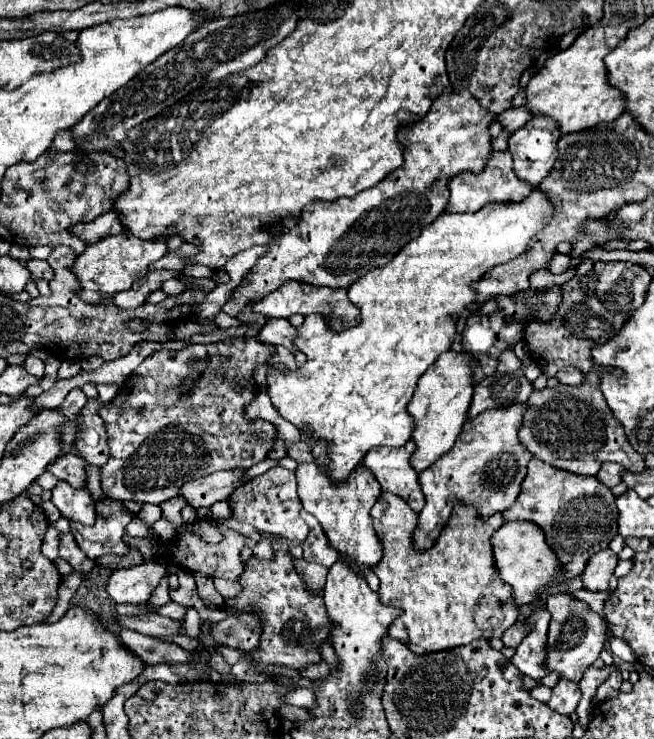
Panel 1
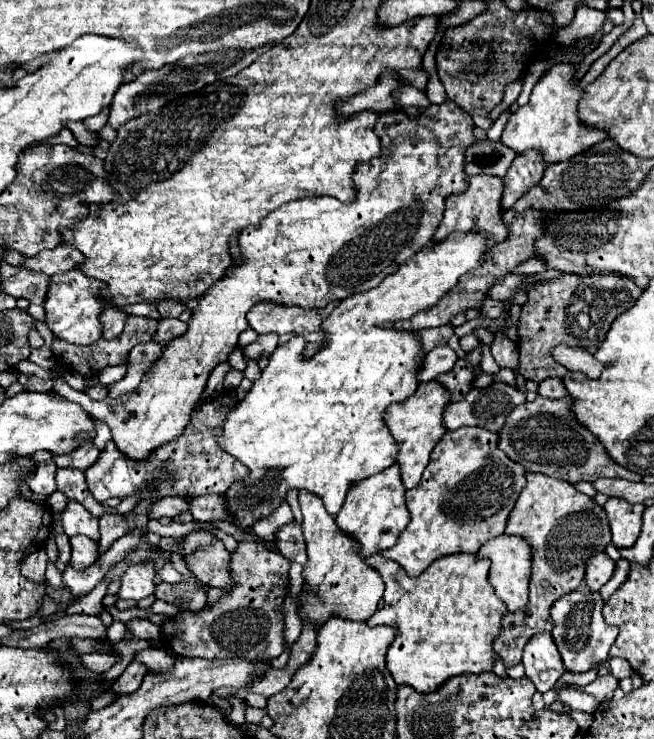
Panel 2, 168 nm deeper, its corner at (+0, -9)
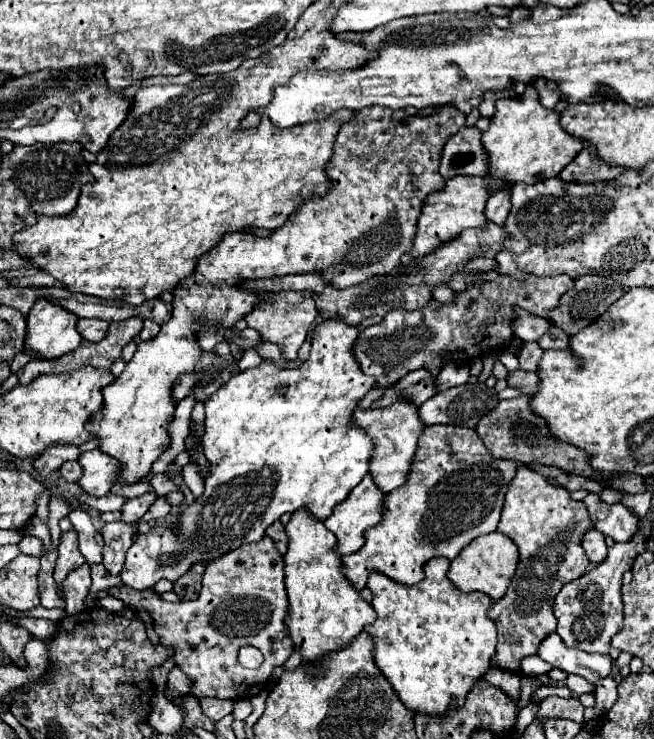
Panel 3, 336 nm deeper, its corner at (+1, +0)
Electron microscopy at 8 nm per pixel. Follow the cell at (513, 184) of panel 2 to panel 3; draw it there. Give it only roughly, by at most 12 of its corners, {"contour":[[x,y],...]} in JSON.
{"contour":[[511,185],[487,199],[485,215],[503,225],[511,207]]}

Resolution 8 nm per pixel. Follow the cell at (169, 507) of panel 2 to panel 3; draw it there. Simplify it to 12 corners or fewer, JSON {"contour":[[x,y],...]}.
{"contour":[[155,493],[127,499],[121,507],[123,521],[133,523],[149,511]]}

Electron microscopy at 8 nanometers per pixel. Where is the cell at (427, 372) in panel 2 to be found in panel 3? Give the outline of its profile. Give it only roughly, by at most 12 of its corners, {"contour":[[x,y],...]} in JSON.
{"contour":[[390,387],[373,388],[357,408],[367,409]]}

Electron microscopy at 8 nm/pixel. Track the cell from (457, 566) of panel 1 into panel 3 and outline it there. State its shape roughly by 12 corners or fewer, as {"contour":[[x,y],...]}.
{"contour":[[445,557],[417,585],[371,571],[375,663],[443,715],[491,669],[487,593]]}

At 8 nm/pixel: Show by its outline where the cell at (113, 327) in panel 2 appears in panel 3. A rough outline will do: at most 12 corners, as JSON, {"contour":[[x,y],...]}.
{"contour":[[79,319],[83,339],[101,341],[109,329],[101,319]]}

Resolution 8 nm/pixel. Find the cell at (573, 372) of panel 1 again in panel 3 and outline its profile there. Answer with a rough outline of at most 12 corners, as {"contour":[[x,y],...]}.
{"contour":[[521,369],[509,373],[507,383],[525,395],[535,395],[541,387],[537,373]]}

